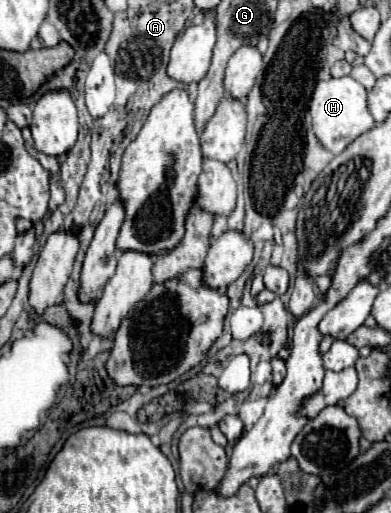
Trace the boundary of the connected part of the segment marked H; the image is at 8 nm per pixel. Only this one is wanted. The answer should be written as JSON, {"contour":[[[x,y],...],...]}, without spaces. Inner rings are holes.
{"contour":[[[351,76],[317,82],[309,112],[313,118],[313,132],[317,140],[333,154],[341,154],[357,136],[375,126],[375,120],[367,110],[367,90]]]}

